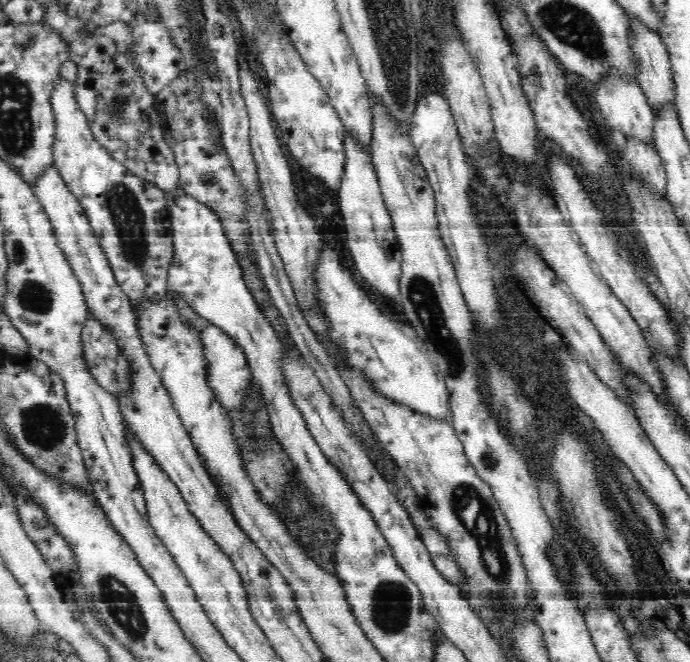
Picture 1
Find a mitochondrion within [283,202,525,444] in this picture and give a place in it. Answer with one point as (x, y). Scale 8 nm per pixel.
(425, 302)

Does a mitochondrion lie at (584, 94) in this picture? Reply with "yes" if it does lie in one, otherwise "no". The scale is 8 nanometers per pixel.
no

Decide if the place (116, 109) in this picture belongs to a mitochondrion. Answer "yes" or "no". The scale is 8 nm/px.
yes

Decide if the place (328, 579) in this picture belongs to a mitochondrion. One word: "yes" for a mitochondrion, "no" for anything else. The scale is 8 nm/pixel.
no

